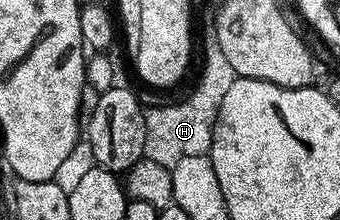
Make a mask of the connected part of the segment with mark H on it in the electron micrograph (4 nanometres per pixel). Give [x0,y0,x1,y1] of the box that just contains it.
[143,32,238,169]

